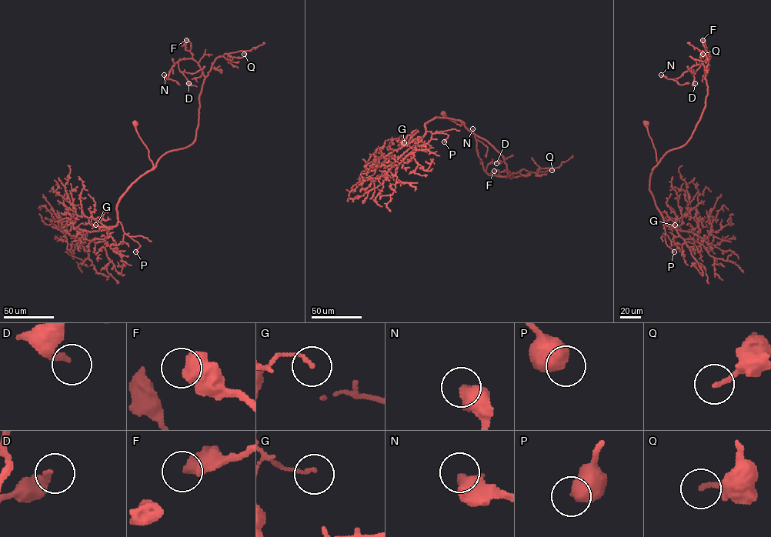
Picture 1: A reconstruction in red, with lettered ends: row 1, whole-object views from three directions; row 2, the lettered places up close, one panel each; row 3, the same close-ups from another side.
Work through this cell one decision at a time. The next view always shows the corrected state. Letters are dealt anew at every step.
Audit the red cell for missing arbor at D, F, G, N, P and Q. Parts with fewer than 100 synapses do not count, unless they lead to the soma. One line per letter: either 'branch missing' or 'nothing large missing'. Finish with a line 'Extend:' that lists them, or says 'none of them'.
D: nothing large missing
F: nothing large missing
G: nothing large missing
N: nothing large missing
P: nothing large missing
Q: nothing large missing
Extend: none of them

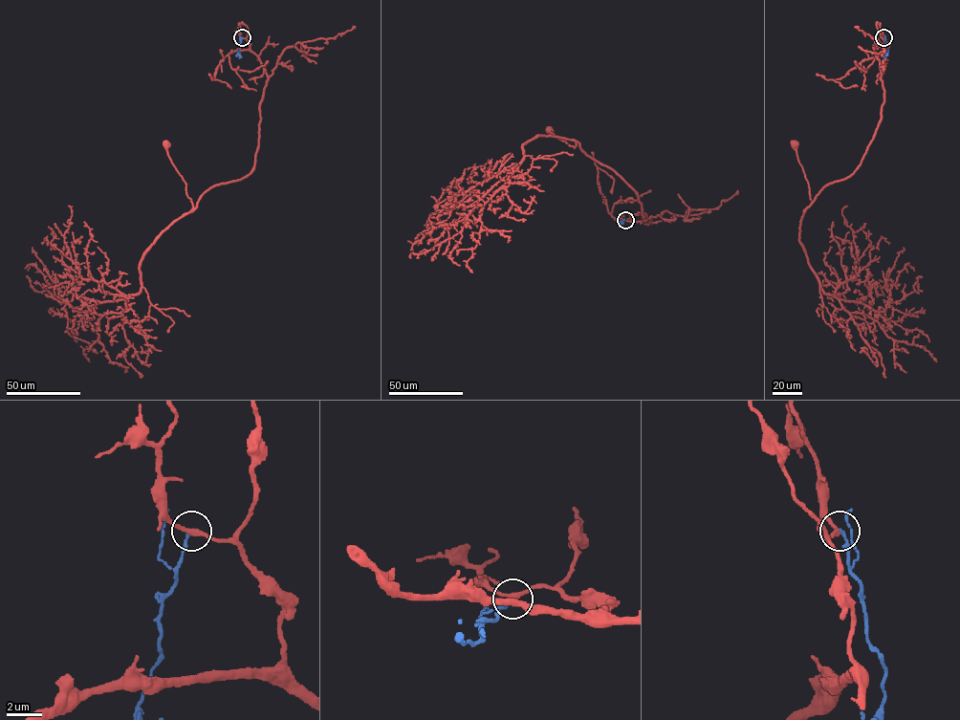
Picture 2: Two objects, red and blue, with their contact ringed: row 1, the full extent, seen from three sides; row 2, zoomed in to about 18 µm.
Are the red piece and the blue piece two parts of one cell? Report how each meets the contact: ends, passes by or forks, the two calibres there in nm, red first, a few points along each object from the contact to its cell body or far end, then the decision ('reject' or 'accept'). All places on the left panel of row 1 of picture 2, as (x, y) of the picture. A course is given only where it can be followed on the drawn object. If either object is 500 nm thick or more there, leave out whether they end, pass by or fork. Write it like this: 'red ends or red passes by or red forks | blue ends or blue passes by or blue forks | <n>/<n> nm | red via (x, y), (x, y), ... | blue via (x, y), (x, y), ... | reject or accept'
red passes by | blue ends | 240/160 nm | red via (242, 37), (268, 77), (253, 168), (207, 190), (190, 211), (186, 185), (166, 143) | blue via (242, 37), (235, 55), (238, 53) | reject

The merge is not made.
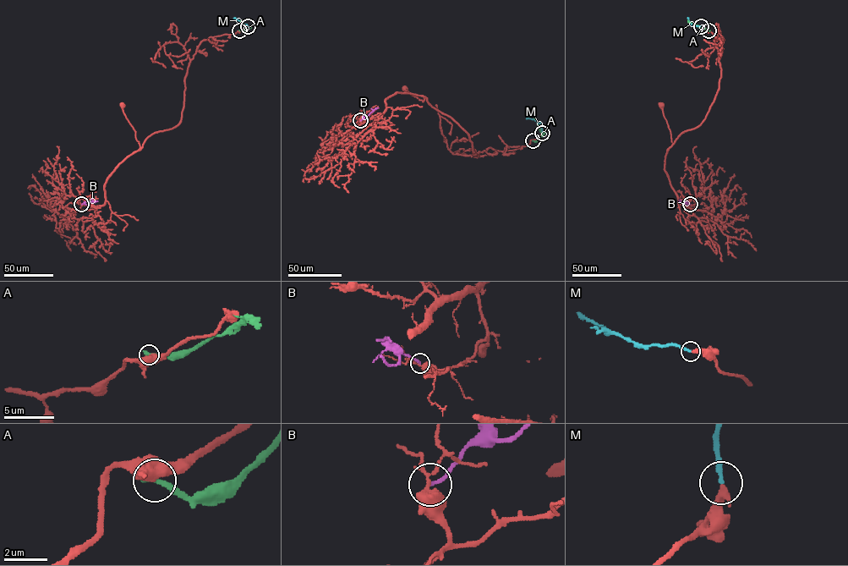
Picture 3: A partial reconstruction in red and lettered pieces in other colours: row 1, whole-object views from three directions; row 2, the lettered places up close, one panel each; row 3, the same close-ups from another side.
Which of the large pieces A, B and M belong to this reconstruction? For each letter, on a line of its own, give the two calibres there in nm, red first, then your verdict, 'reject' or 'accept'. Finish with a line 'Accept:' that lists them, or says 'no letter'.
A: 500 nm thick on the red side, 300 nm on the other; reject
B: 340 nm thick on the red side, 150 nm on the other; reject
M: 340 nm thick on the red side, 200 nm on the other; accept
Accept: M

